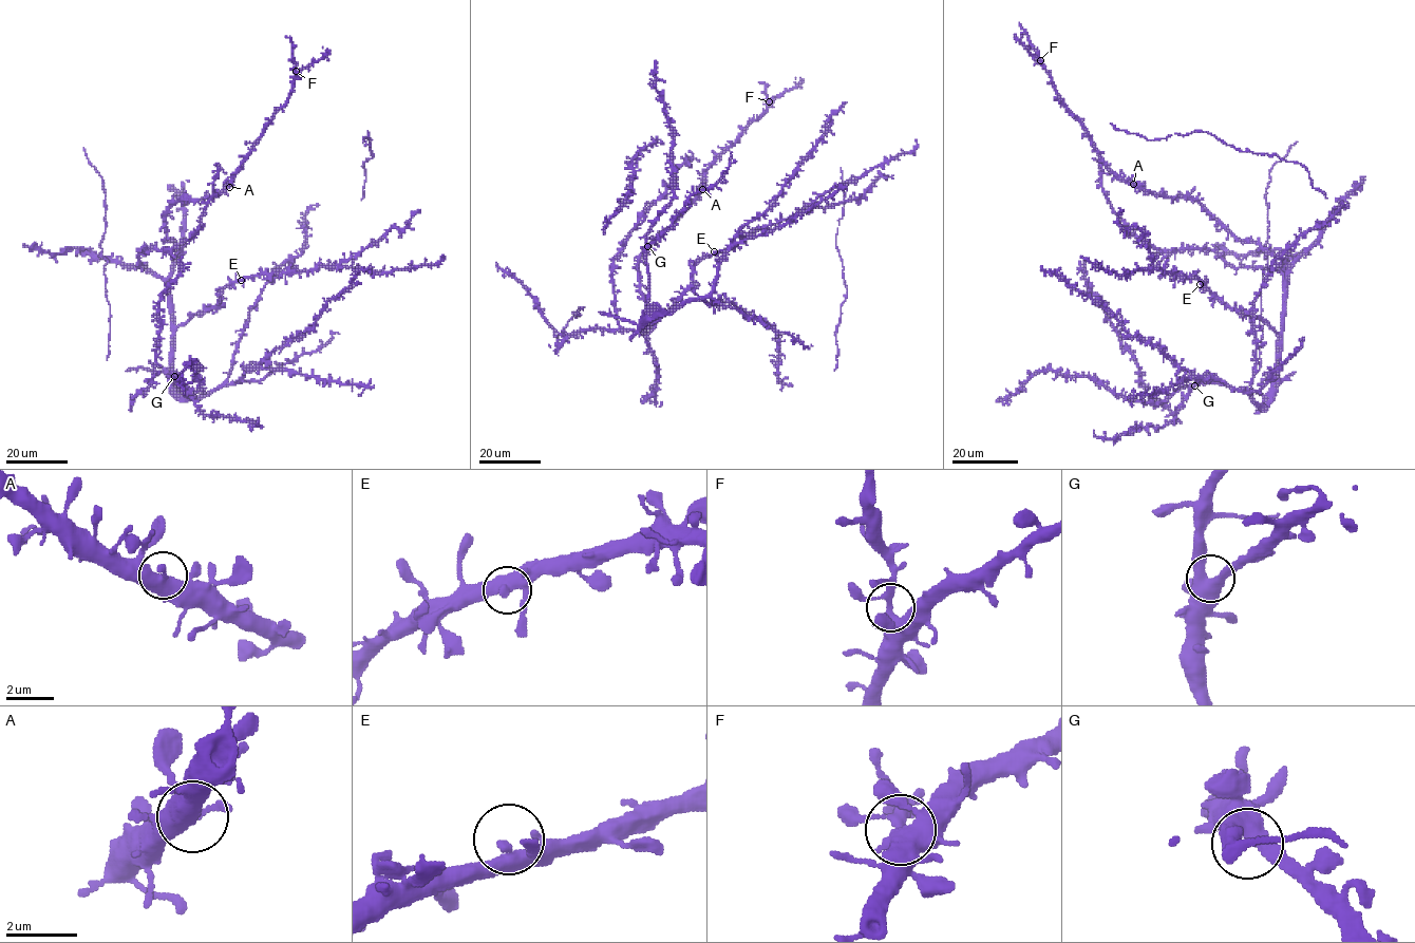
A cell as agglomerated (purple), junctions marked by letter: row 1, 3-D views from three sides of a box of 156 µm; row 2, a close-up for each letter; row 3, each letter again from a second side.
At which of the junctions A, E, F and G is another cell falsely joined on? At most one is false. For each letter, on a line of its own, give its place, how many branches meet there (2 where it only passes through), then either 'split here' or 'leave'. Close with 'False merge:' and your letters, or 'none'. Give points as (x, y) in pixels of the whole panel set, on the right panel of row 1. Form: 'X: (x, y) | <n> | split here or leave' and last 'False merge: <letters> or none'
A: (1133, 184) | 3 | leave
E: (1200, 284) | 3 | leave
F: (1040, 60) | 3 | split here
G: (1194, 385) | 3 | leave
False merge: F

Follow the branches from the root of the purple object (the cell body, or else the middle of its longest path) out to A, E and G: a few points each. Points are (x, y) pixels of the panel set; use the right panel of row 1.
A: (1261, 406), (1271, 402), (1277, 387), (1287, 265), (1257, 244), (1237, 239), (1199, 203), (1154, 195), (1133, 184)
E: (1261, 406), (1265, 409), (1271, 402), (1276, 387), (1277, 334), (1261, 319), (1227, 307), (1200, 284)
G: (1261, 406), (1265, 409), (1265, 398), (1261, 394), (1214, 382), (1194, 385)

